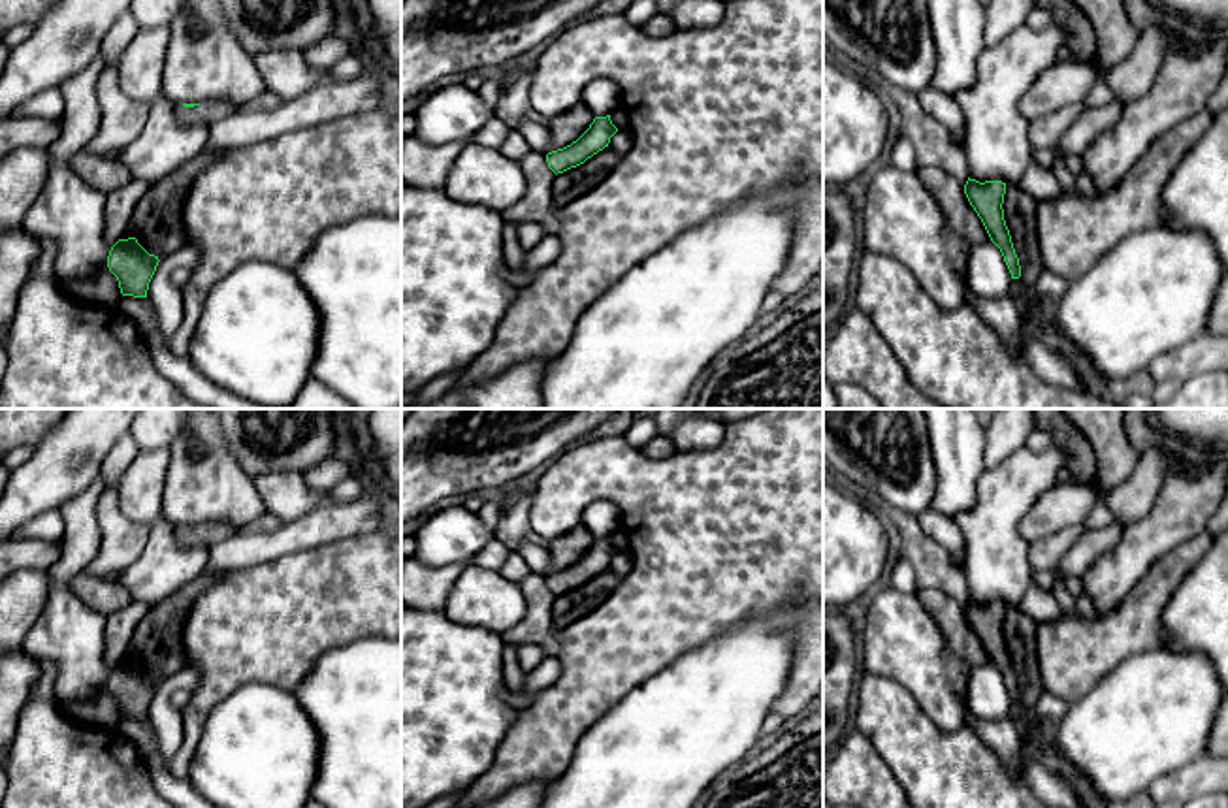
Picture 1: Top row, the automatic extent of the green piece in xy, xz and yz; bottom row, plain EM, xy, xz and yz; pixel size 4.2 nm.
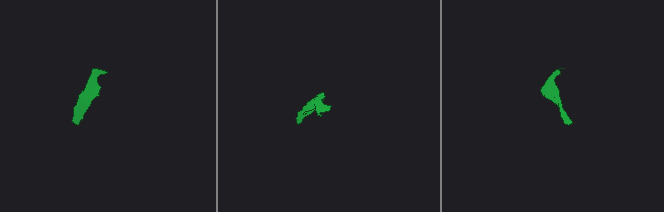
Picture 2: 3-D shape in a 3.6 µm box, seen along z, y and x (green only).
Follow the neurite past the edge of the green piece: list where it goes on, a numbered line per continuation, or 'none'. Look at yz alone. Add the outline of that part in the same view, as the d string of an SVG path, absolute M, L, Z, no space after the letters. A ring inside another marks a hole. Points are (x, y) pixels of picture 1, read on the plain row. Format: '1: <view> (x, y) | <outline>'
none

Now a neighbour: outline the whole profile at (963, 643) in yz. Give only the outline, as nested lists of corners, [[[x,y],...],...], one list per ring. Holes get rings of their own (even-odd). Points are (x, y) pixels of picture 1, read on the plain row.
[[[936,588],[917,590],[915,597],[936,622],[949,652],[955,657],[972,665],[991,663],[981,640],[964,616],[964,606]]]

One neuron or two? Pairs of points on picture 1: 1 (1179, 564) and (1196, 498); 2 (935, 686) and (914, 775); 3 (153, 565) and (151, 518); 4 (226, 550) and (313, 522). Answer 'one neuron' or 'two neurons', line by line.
1: two neurons
2: two neurons
3: one neuron
4: one neuron

